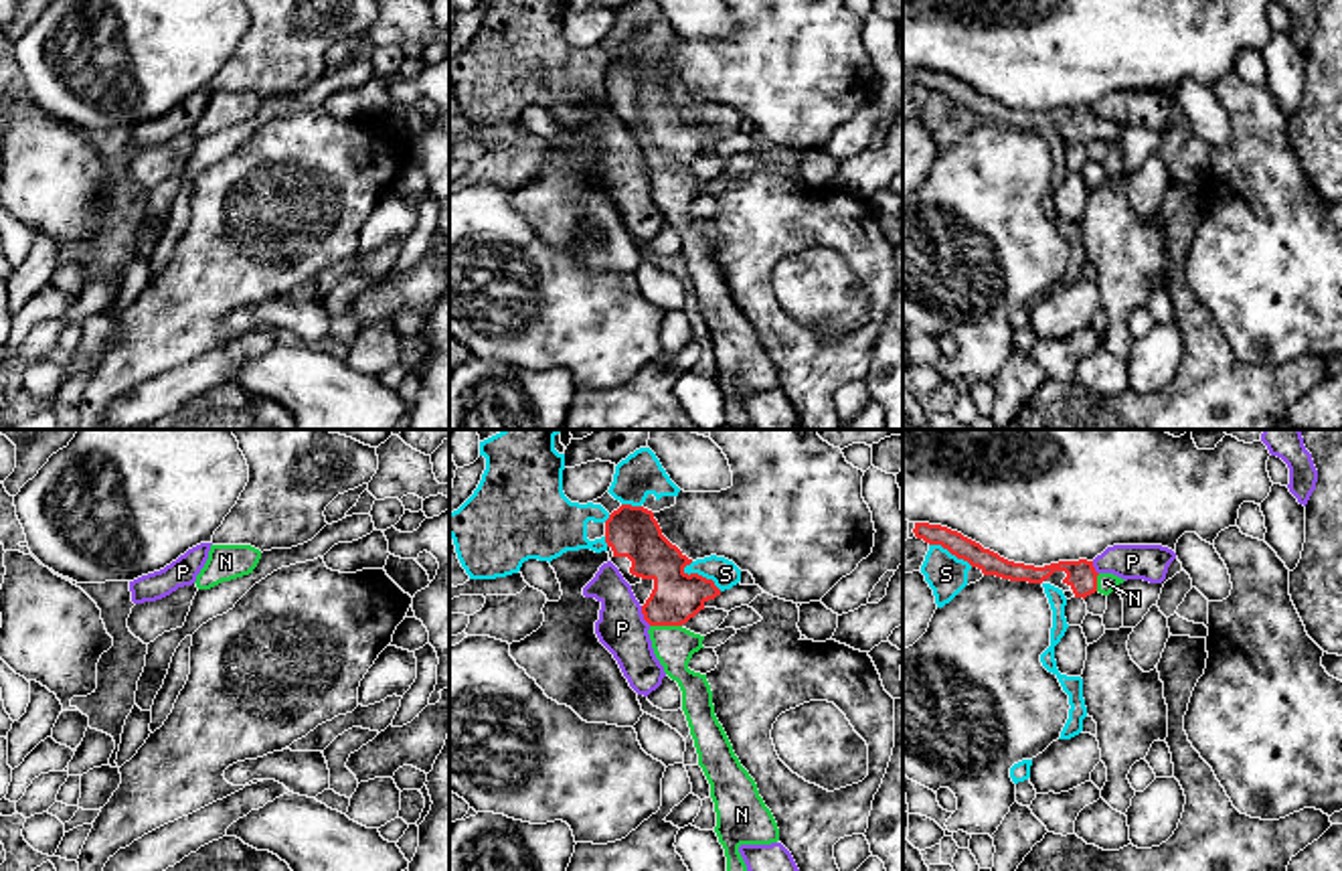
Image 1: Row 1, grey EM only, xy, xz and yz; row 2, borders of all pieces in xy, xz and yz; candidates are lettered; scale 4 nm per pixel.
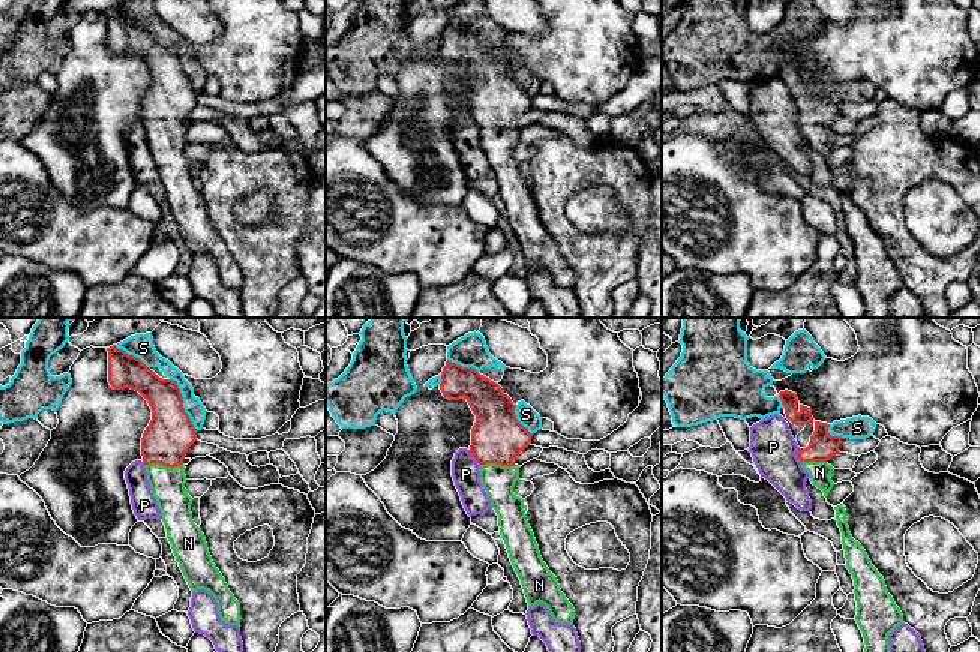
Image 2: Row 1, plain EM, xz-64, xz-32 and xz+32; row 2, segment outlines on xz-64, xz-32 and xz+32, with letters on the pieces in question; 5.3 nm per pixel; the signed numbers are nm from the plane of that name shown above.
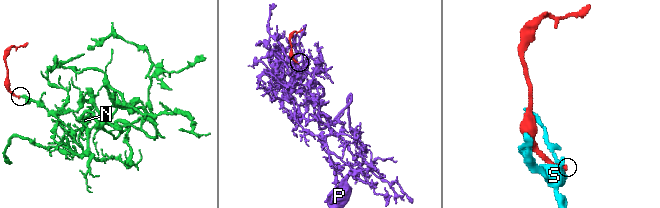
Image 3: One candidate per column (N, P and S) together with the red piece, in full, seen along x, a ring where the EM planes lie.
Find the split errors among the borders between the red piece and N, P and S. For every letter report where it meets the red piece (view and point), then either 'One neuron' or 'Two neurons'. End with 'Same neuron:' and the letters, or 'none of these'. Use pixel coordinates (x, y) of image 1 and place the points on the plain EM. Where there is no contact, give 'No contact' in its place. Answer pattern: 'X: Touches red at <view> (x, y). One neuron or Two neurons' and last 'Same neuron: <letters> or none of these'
N: Touches red at xz (666, 171). One neuron
P: Touches red at xz (644, 163). Two neurons
S: Touches red at xz (701, 122). Two neurons
Same neuron: N

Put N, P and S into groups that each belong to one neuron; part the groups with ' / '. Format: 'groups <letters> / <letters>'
groups N / P / S

